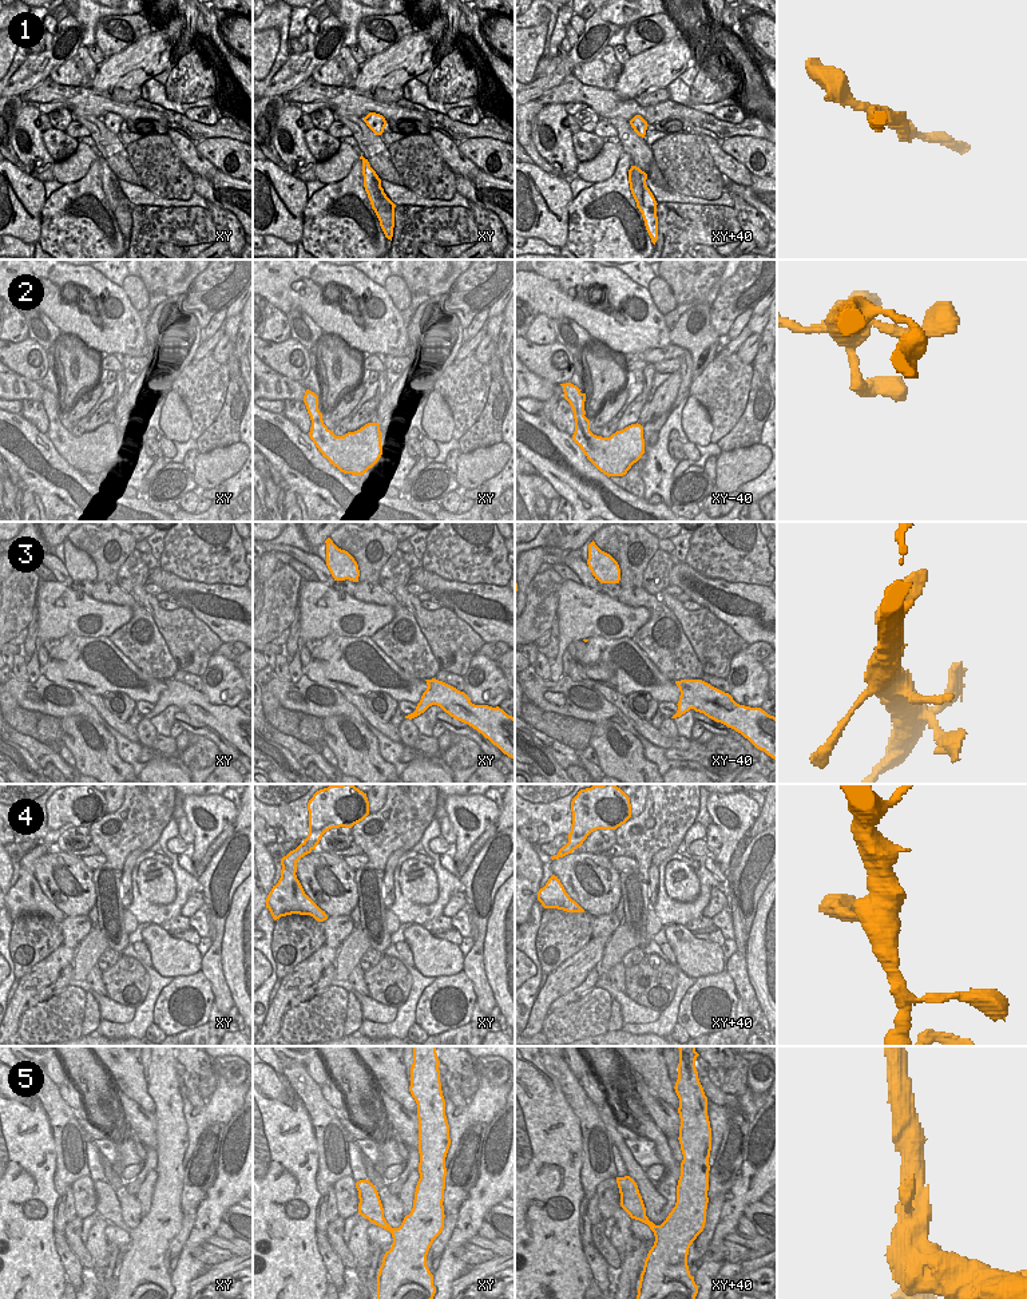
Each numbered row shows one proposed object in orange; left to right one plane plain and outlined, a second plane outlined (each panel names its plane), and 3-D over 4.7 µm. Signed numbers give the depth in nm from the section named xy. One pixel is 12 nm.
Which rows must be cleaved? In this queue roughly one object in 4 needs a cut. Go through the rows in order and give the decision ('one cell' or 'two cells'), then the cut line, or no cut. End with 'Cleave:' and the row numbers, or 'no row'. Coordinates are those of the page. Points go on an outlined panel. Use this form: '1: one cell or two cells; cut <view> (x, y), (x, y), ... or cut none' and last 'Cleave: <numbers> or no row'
1: two cells; cut xy (379, 178), (376, 182), (377, 206), (384, 214), (385, 233)
2: one cell; cut none
3: one cell; cut none
4: one cell; cut none
5: one cell; cut none
Cleave: 1

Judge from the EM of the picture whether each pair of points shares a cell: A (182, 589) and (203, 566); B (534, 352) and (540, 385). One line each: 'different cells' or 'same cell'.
A: different cells
B: different cells

